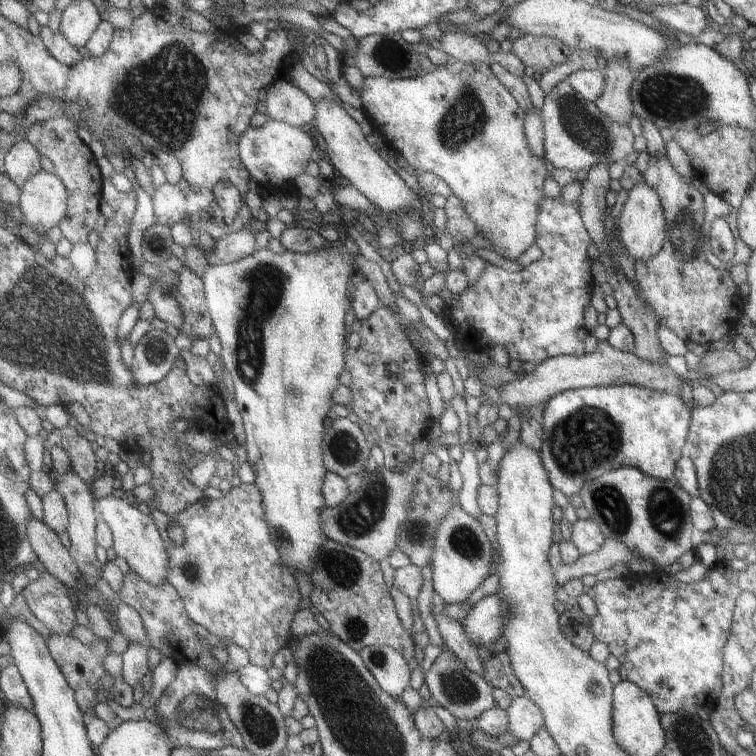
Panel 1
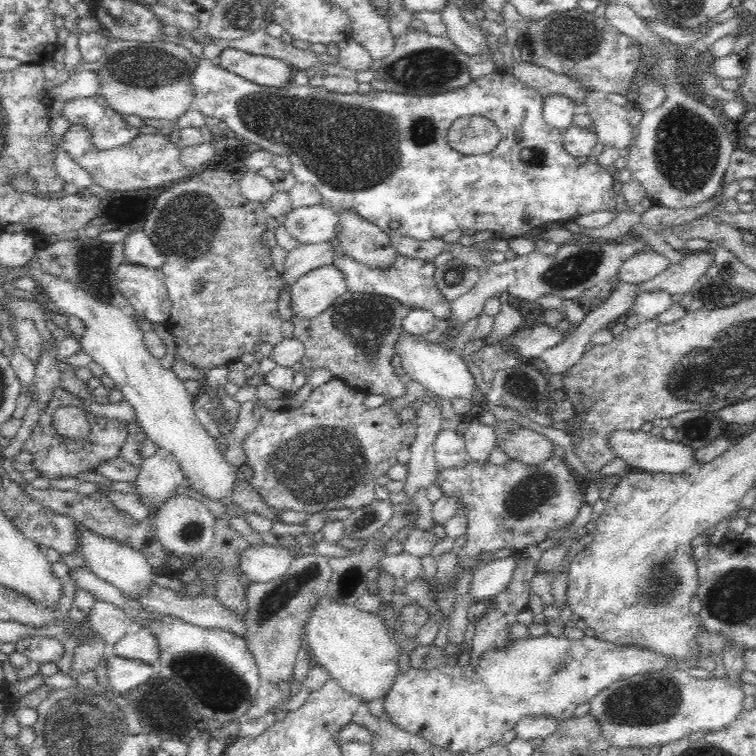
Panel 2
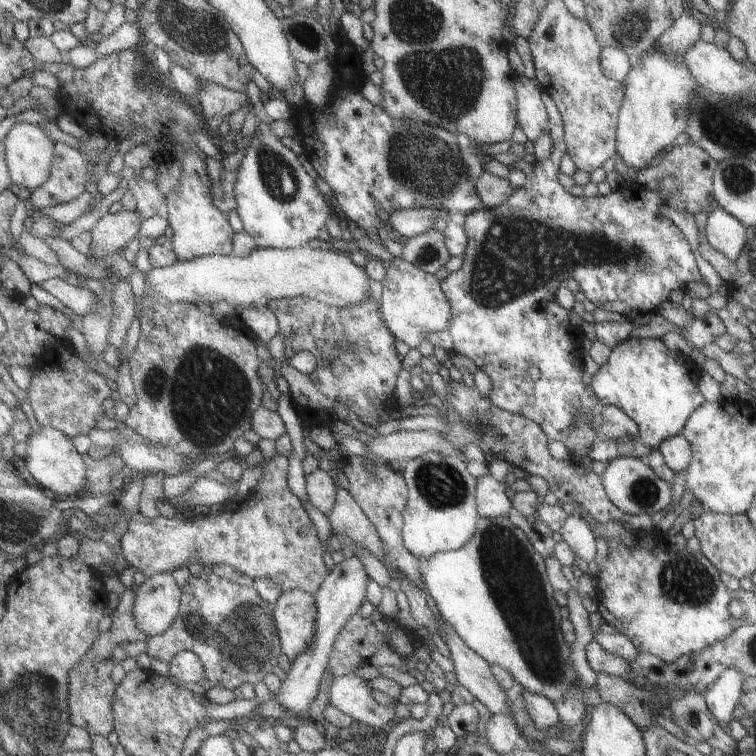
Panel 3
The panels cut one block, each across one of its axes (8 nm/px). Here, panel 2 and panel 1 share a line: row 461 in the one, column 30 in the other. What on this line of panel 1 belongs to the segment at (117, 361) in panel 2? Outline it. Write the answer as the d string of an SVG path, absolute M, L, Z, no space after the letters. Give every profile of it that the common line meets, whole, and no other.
M41 170L37 175L31 176L29 181L20 189L19 206L25 218L25 224L33 228L38 234L46 236L47 230L51 230L67 217L68 189L59 176Z

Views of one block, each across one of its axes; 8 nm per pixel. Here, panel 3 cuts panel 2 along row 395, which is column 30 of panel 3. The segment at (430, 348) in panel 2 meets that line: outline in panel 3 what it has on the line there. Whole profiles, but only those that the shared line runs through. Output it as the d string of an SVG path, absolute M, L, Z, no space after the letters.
M38 425L38 427L39 430L32 432L26 440L28 448L24 460L30 474L41 488L52 490L59 496L82 497L85 492L85 478L87 478L84 455L77 452L73 439L64 432L49 426Z

